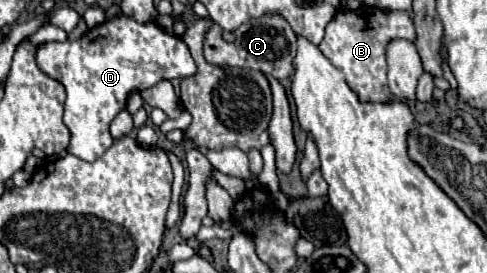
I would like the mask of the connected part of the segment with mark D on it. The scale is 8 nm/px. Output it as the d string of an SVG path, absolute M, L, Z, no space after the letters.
M115 16L109 22L103 22L101 26L91 28L83 38L75 42L45 42L37 46L35 60L41 72L45 72L49 78L61 82L67 90L65 100L65 116L63 122L71 132L71 142L67 146L69 154L75 154L77 158L83 158L85 162L93 162L105 154L105 150L113 144L113 138L109 134L111 120L125 108L127 96L137 90L151 88L159 80L173 80L173 78L185 78L195 74L195 62L183 44L179 36L167 34L163 28L159 28L155 22L137 24L133 18L127 16Z

